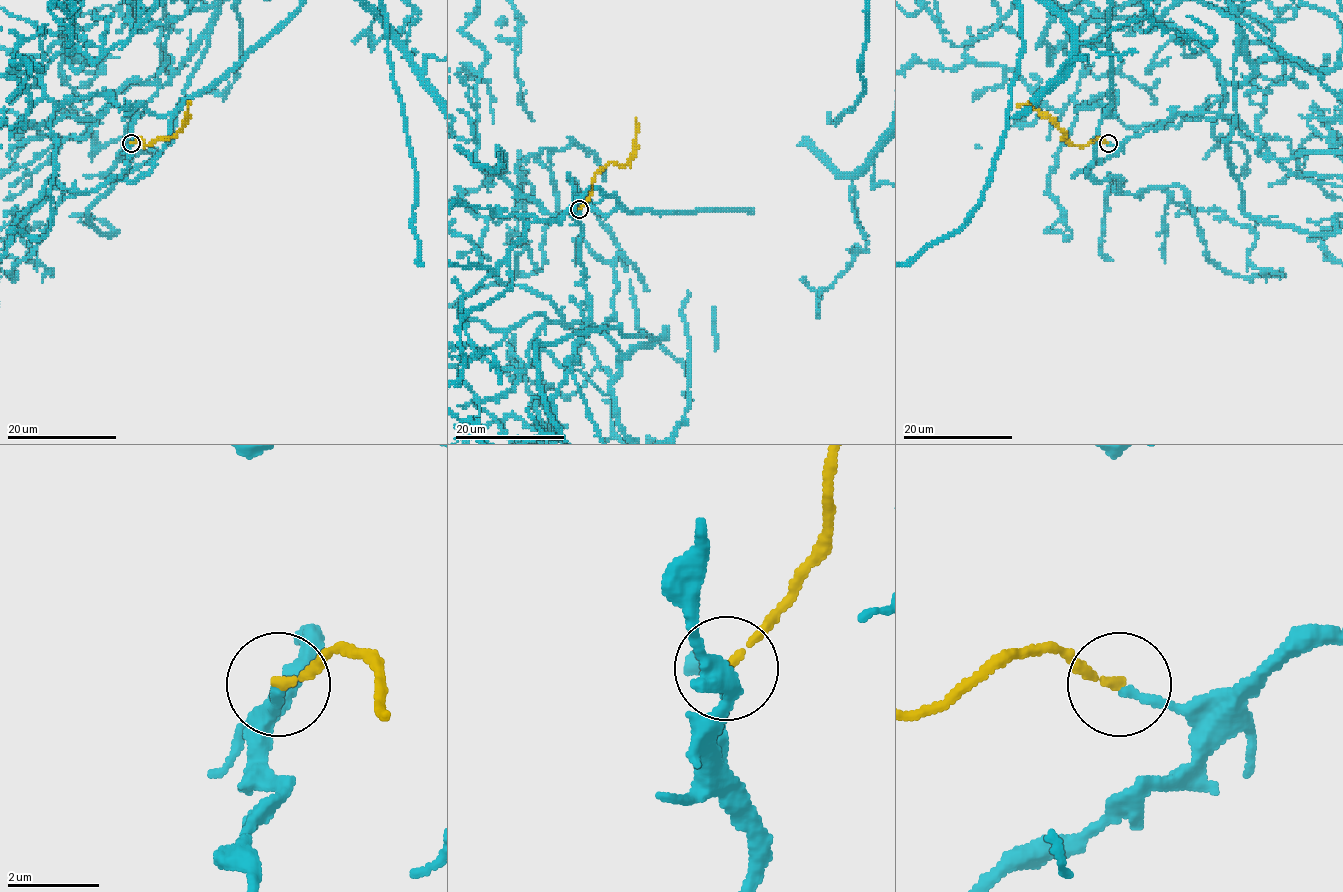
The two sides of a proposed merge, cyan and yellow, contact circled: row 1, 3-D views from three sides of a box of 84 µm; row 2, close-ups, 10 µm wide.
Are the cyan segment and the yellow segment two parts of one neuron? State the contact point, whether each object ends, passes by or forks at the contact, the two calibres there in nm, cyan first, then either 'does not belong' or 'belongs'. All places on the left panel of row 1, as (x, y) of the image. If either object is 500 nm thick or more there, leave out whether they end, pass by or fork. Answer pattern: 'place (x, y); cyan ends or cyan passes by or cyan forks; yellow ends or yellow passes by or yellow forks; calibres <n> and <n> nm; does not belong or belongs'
place (131, 143); cyan ends; yellow ends; calibres 190 and 170 nm; does not belong

